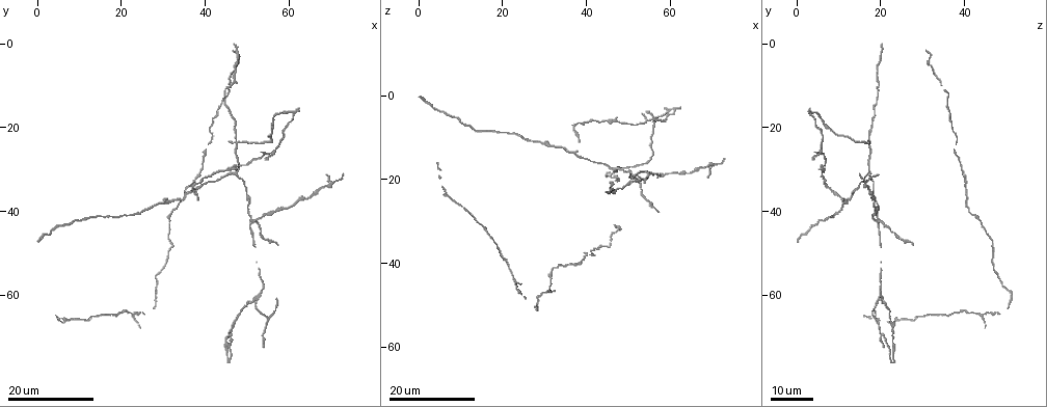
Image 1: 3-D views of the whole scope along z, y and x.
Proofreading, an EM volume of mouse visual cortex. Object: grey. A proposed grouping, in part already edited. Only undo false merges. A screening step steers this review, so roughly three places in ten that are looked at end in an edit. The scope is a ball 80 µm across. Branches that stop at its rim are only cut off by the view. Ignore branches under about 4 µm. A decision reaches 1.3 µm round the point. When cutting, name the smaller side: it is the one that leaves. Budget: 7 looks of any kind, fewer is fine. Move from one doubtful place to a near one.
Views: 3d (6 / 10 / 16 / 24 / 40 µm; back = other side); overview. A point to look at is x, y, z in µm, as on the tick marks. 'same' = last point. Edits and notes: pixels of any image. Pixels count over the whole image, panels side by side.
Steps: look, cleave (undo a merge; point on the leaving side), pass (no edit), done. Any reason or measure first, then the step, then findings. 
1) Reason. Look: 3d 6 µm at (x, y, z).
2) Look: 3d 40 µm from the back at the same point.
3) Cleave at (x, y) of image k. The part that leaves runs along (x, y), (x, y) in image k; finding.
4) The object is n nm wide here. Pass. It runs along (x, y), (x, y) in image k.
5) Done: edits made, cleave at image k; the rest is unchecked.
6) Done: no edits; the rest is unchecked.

Look: 3d 24 µm at (52.5, 60.5, 19.5).

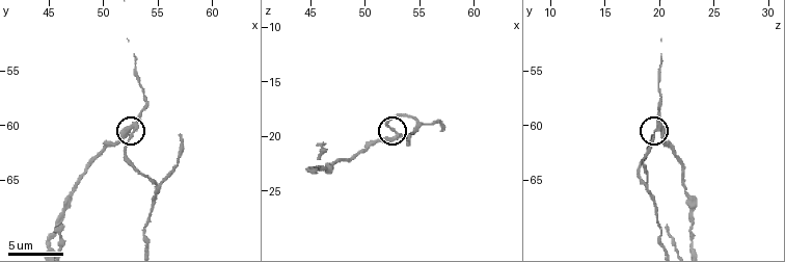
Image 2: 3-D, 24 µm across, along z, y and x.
Look: 3d 10 µm at (52.8, 60.2, 20.0).

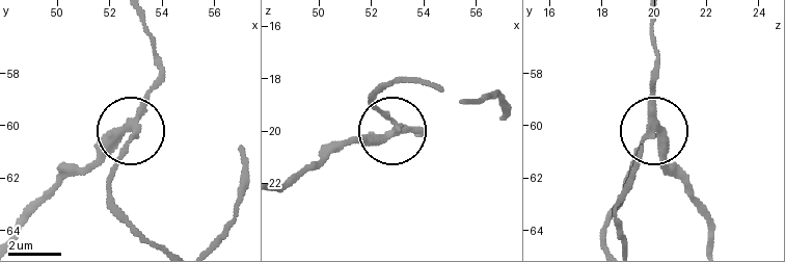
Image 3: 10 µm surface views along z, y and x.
Closer look. Look: 3d 6 µm at (52.9, 60.1, 20.0).

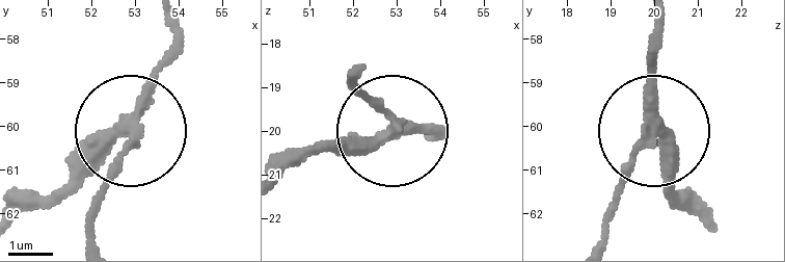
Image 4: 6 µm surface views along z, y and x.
3 arms meet here. Cleave at (87, 153) of image 4. A second neuron is stuck on.

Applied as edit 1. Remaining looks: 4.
Two arms in line, one across. Look: 3d 16 µm at (55.2, 65.8, 18.8).

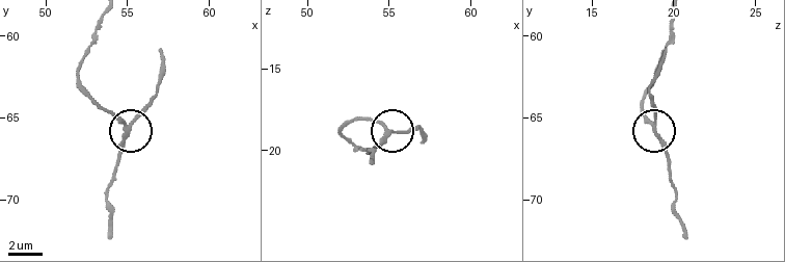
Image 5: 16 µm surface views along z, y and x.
The side arm is 6 µm long. Cleave at (143, 112) of image 5. The part that leaves runs along (125, 133), (132, 118), (156, 93), (161, 48) in image 5; two neurons meet here.

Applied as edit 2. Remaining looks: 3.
Look: overview.

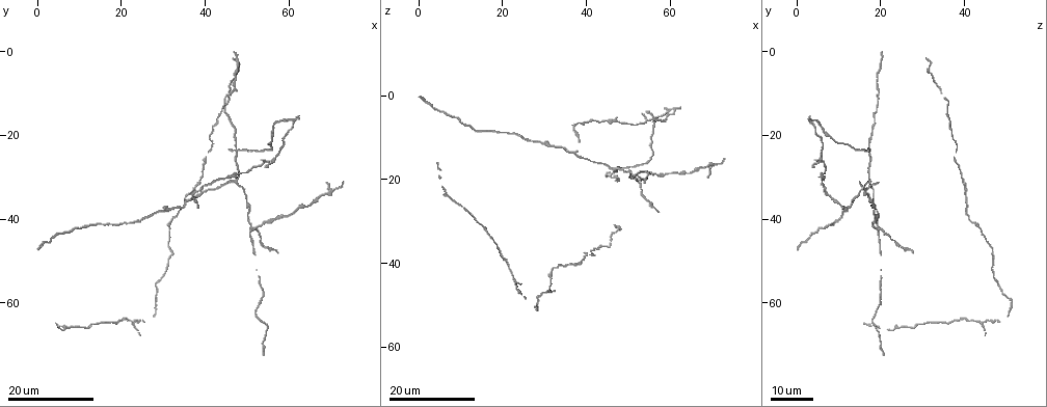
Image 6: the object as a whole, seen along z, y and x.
Branch point. Look: 3d 24 µm at (47.5, 31.5, 18.0).

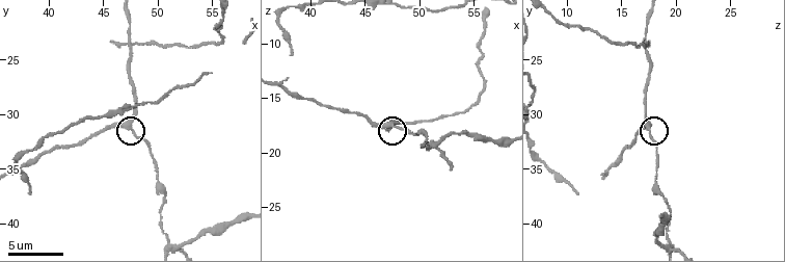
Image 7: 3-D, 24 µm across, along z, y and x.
Look: 3d 6 µm at (47.0, 31.0, 17.6).

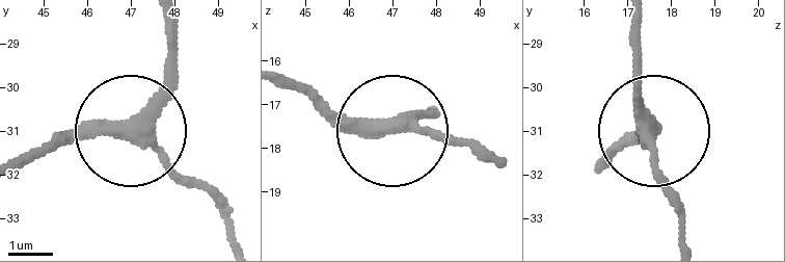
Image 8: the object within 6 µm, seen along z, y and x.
The side arm is 49 µm long. Pass. It runs along (165, 18), (168, 84), (142, 129), (220, 204) in image 8; one neuron here.

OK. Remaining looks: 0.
Done: edits made, cleave at image 4, cleave at image 5; the rest is unchecked.

